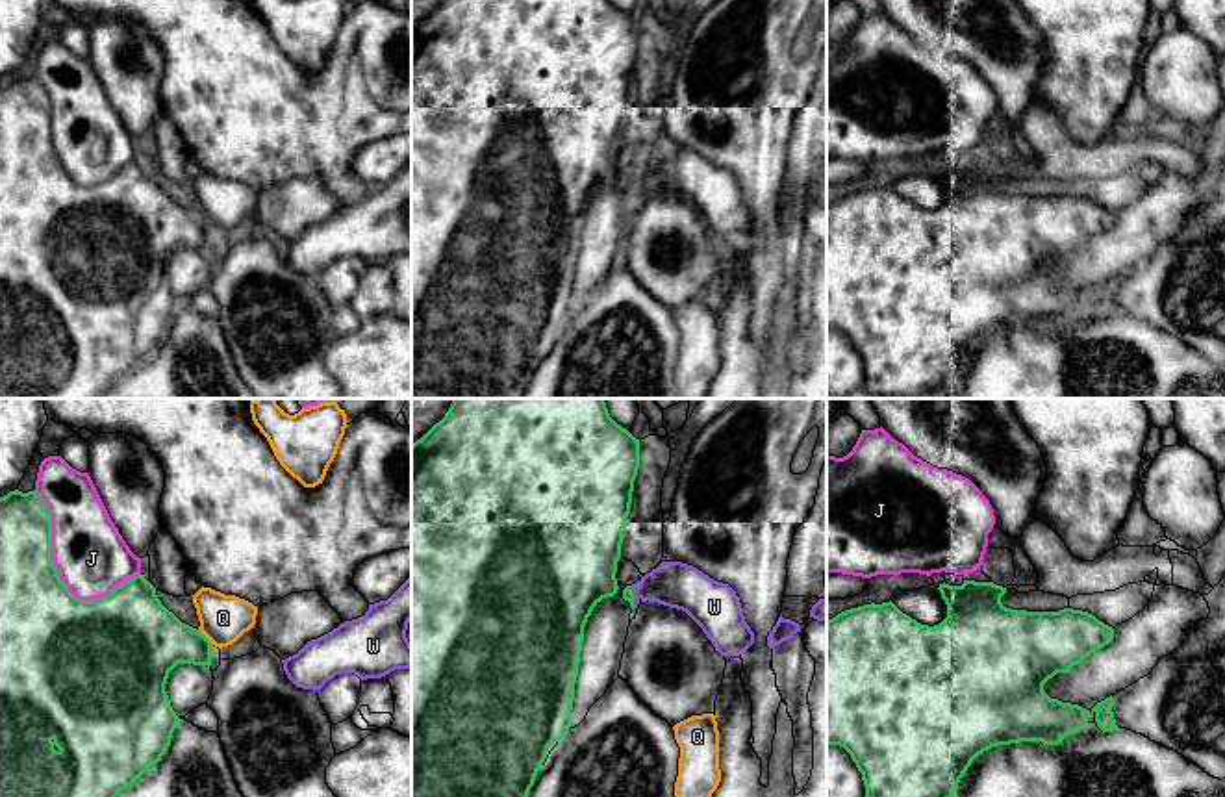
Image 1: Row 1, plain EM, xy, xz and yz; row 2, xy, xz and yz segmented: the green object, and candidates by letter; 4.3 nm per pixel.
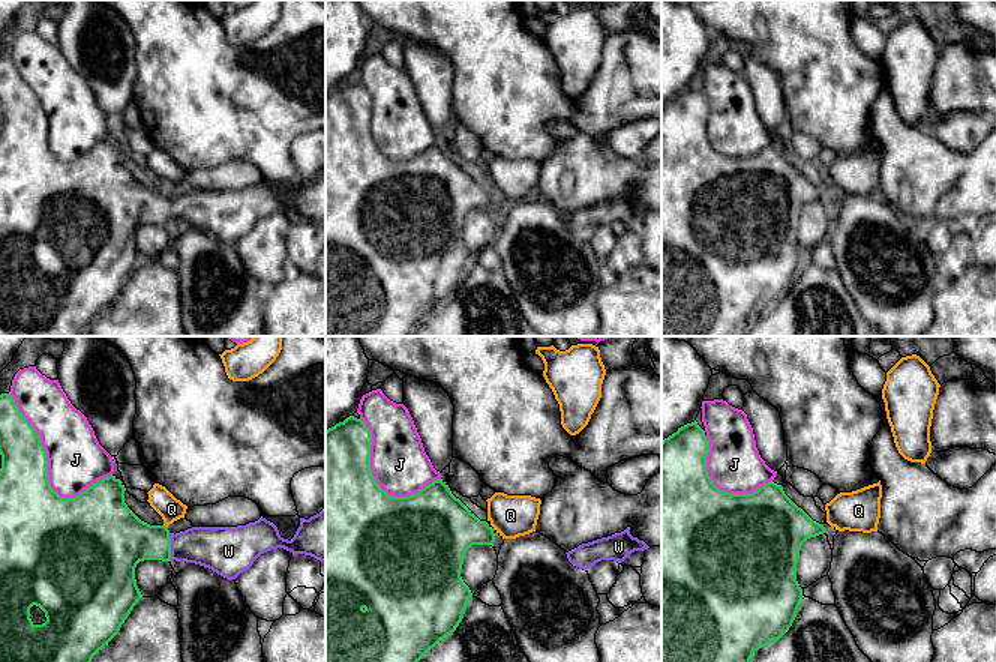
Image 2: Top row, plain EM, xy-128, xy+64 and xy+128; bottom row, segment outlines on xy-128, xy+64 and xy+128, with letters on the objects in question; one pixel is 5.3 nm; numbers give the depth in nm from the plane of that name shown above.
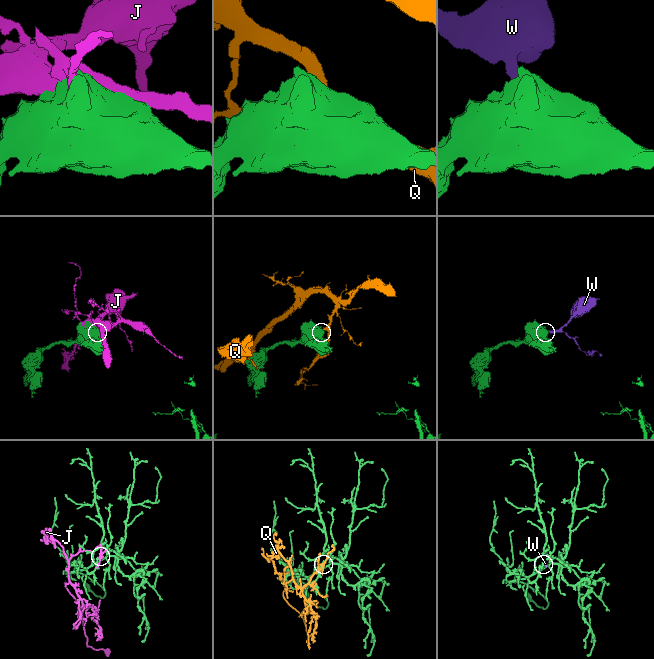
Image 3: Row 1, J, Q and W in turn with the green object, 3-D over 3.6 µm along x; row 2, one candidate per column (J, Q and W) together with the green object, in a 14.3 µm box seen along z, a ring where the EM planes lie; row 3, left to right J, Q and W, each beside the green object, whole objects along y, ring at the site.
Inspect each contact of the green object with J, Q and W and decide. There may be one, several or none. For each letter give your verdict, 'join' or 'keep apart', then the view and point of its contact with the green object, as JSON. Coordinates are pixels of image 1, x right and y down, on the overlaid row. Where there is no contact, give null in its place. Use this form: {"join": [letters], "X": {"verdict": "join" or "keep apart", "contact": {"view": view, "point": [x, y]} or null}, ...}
{"join": ["W"], "J": {"verdict": "keep apart", "contact": {"view": "xy", "point": [58, 575]}}, "Q": {"verdict": "keep apart", "contact": {"view": "xy", "point": [204, 636]}}, "W": {"verdict": "join", "contact": {"view": "xz", "point": [631, 592]}}}

